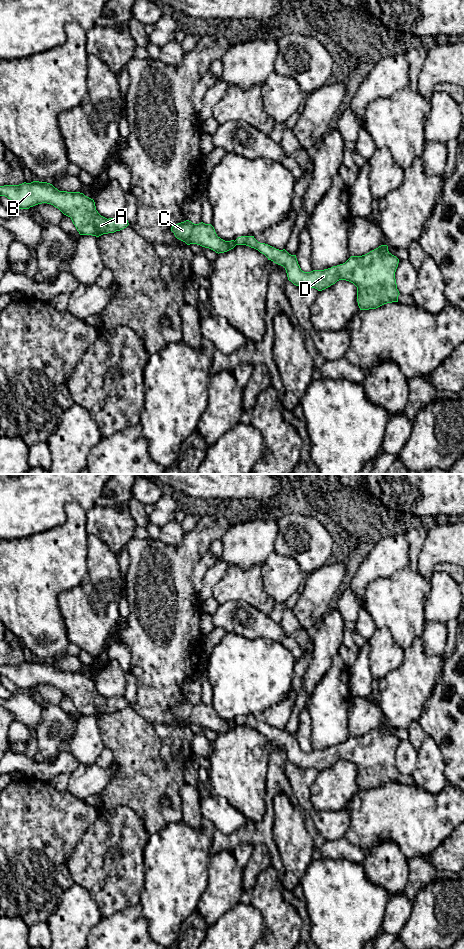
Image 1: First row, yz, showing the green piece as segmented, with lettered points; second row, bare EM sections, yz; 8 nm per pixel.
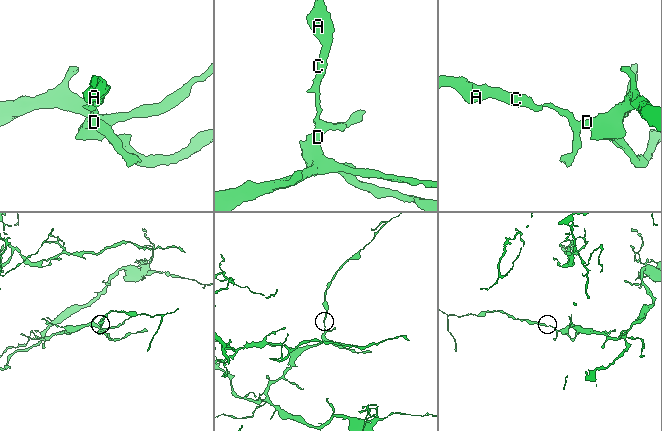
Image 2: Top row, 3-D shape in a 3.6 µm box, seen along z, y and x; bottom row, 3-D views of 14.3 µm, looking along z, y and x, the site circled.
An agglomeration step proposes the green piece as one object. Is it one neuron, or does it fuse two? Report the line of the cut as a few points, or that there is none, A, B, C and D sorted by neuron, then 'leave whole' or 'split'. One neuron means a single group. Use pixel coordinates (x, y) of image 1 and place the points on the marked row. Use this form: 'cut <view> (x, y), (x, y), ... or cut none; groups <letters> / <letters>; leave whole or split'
cut yz (234, 241), (236, 244); groups A B C / D; split

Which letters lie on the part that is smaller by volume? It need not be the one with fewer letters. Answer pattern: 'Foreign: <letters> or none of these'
Foreign: A, B, C

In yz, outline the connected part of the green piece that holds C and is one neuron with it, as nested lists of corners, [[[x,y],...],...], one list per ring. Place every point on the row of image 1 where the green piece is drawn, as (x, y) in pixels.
[[[189,220],[178,223],[171,227],[175,237],[187,245],[197,244],[209,248],[216,253],[224,253],[236,246],[234,240],[225,241],[217,236],[214,227],[211,224],[203,222],[194,224]]]

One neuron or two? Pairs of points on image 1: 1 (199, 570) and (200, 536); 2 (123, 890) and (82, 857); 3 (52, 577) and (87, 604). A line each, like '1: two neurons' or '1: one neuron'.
1: two neurons
2: one neuron
3: two neurons

